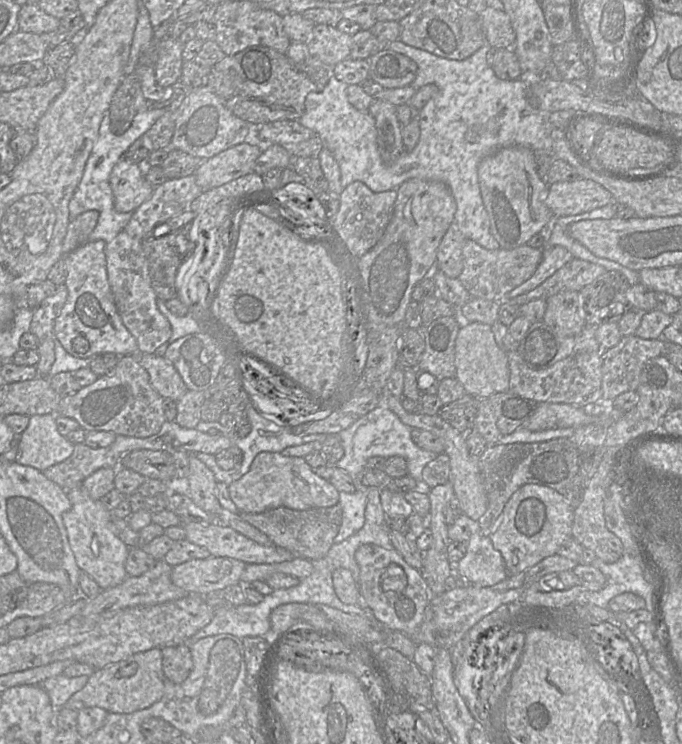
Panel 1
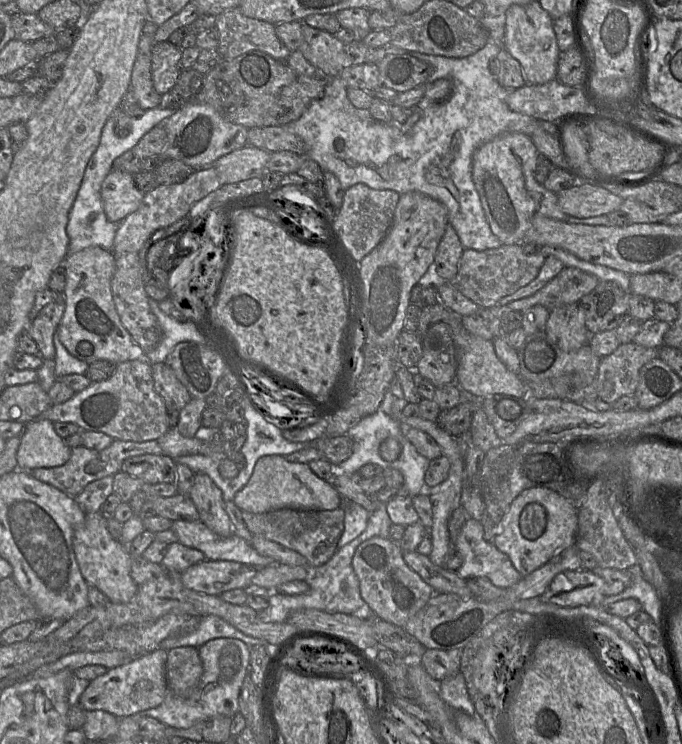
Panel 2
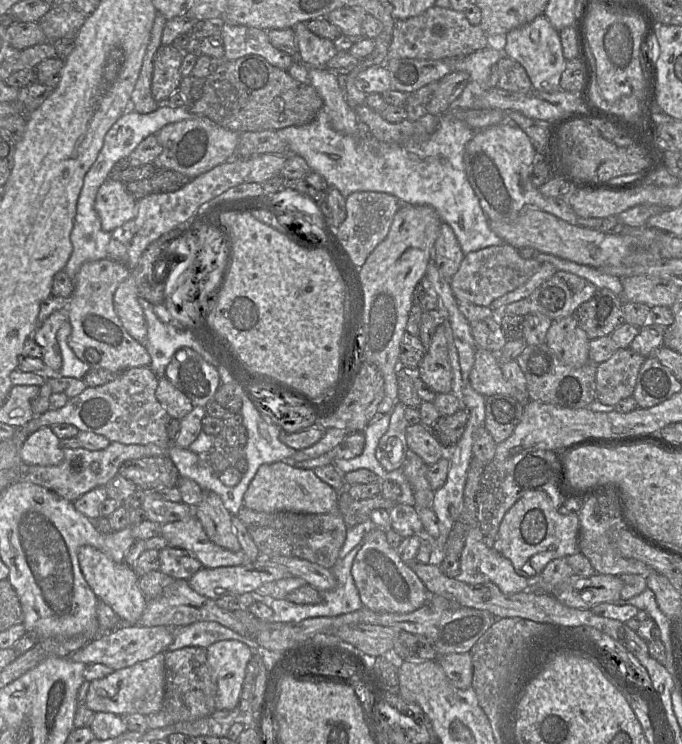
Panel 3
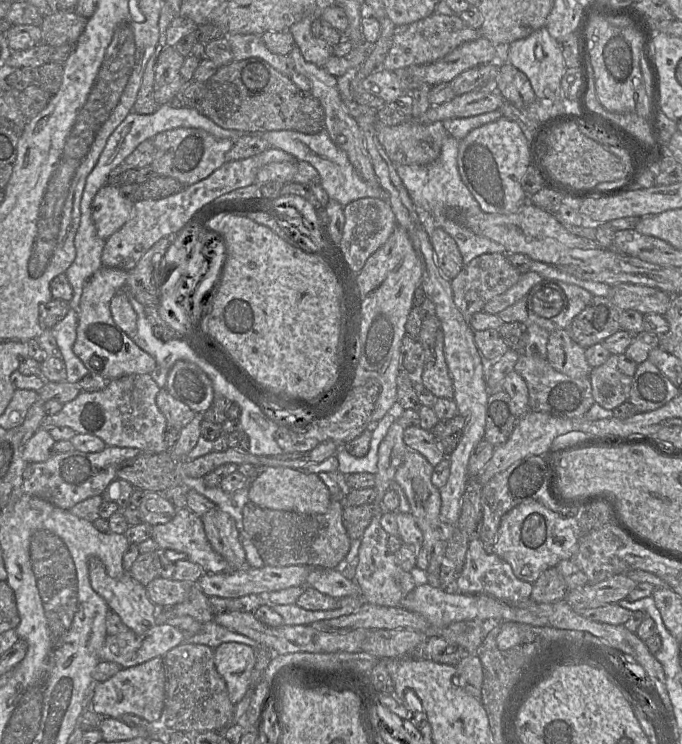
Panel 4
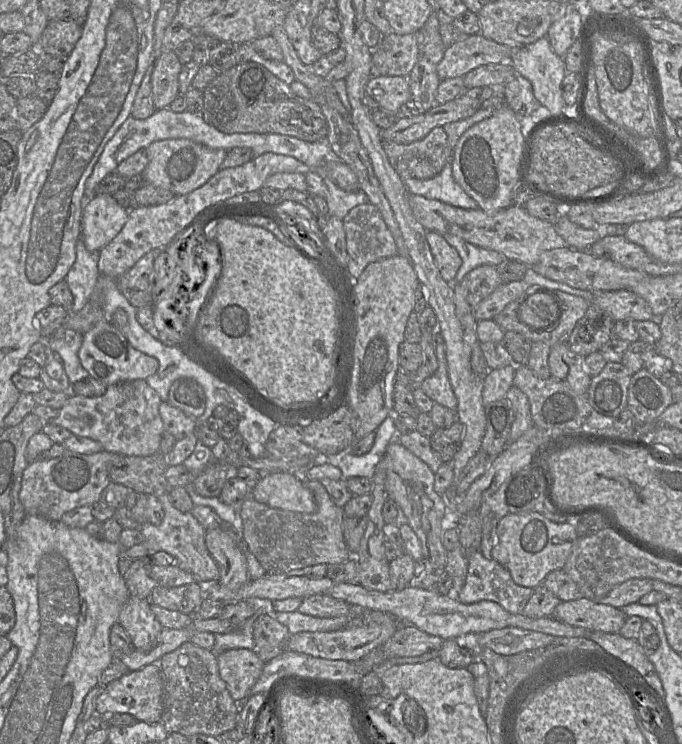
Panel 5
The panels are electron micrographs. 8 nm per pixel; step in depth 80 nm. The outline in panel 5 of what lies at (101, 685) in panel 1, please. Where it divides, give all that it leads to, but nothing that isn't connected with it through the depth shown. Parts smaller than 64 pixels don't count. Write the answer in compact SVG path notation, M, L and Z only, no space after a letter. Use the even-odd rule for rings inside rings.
M159 663L129 671L121 678L109 683L97 698L95 710L103 716L127 713L140 722L149 724L160 722L164 712L164 684Z

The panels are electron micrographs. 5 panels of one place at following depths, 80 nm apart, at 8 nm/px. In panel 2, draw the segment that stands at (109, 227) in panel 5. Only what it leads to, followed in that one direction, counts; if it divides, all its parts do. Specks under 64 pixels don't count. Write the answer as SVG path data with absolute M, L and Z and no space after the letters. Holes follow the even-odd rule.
M111 170L101 186L101 198L107 219L121 223L127 216L138 210L145 194L135 185L134 176Z

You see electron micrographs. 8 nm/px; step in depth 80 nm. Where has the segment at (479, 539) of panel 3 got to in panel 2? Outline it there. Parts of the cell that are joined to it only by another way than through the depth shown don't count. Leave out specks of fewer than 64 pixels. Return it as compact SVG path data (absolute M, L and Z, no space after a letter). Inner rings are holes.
M469 518L455 540L463 564L456 571L461 578L487 577L495 586L508 588L523 576L508 555L484 539L481 523Z

